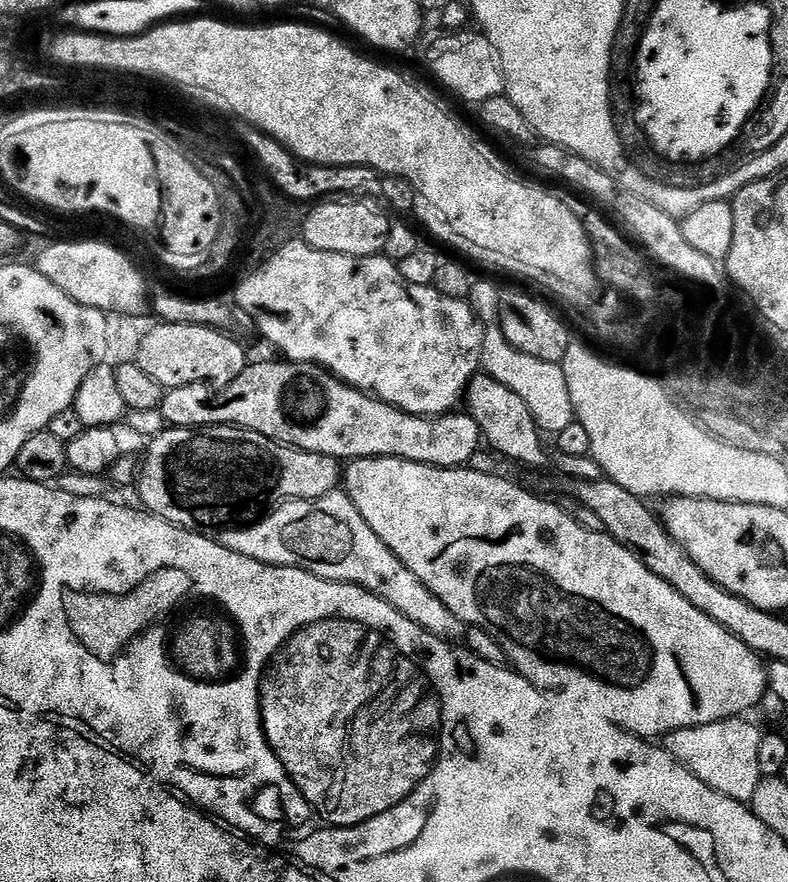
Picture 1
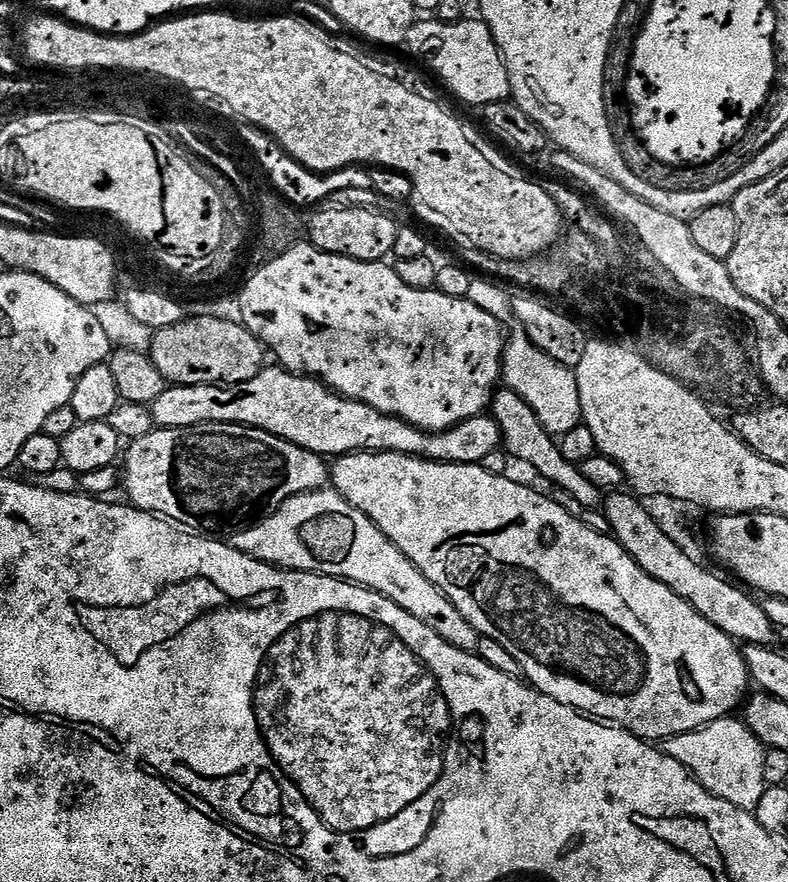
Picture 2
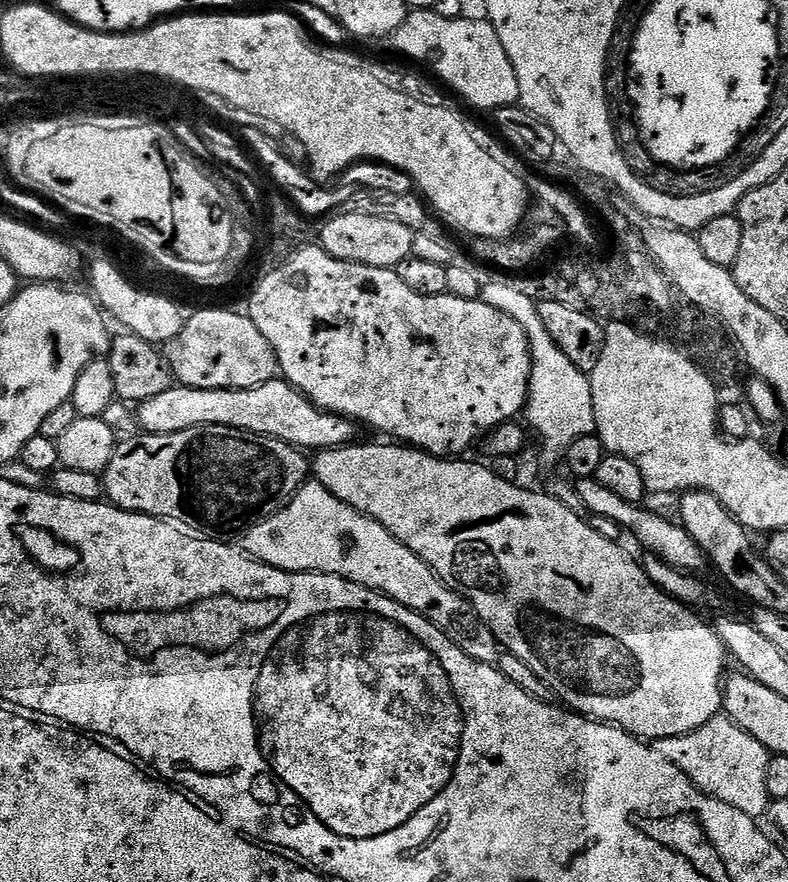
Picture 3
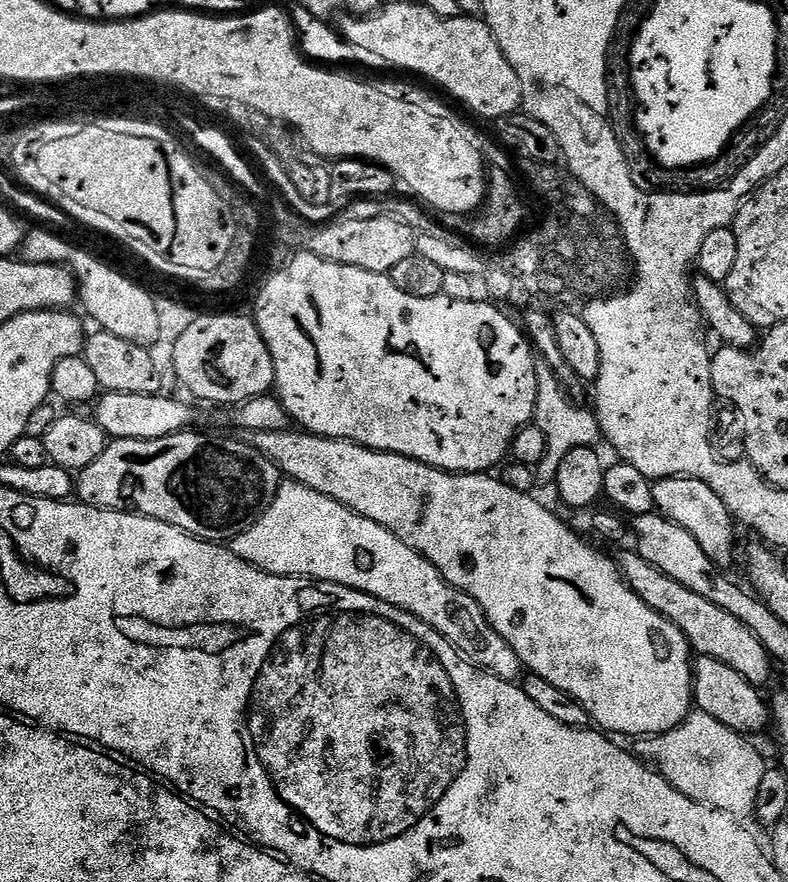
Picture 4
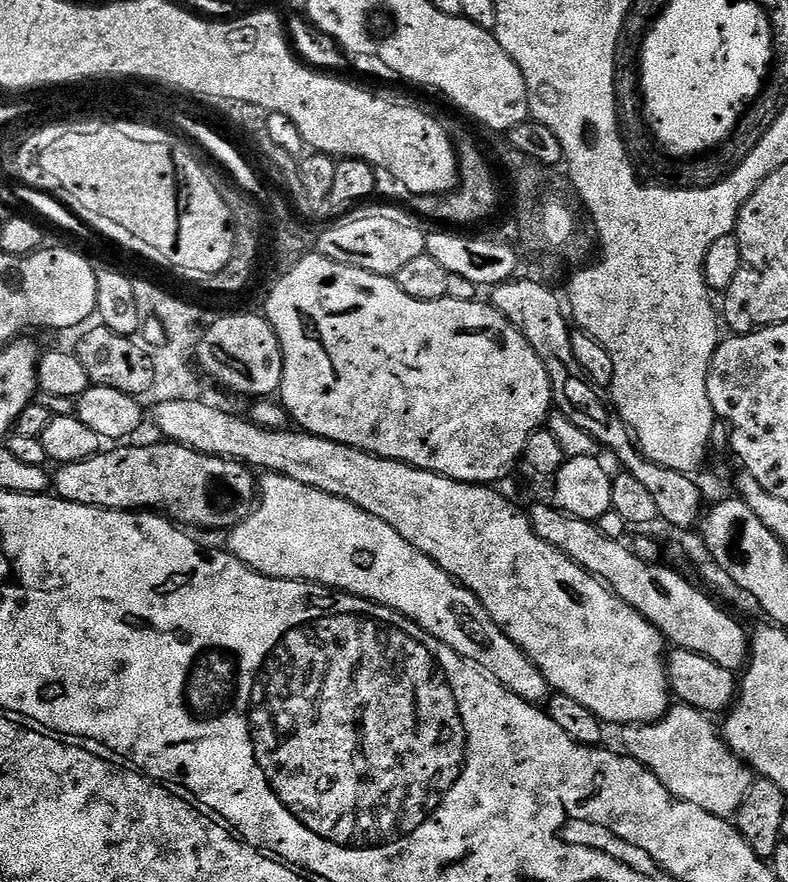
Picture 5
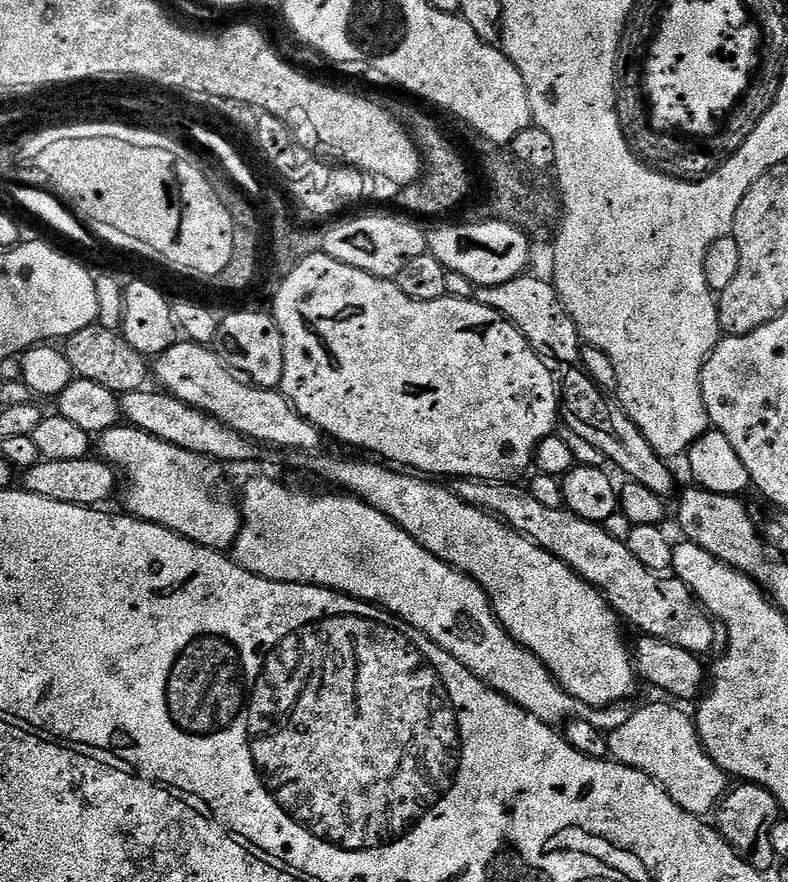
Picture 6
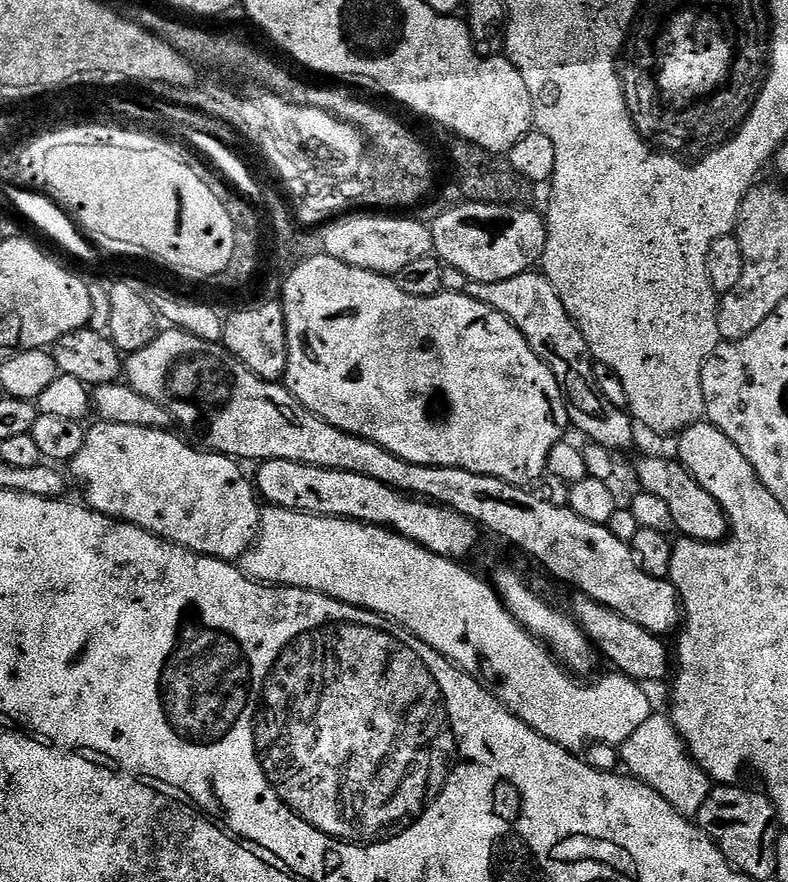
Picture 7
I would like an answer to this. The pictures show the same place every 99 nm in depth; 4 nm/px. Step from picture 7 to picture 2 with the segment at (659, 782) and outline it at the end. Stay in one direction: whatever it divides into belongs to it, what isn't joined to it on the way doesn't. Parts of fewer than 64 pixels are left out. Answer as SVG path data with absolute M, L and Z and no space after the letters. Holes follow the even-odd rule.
M743 719L715 720L705 728L695 728L692 732L670 736L663 741L662 751L670 758L682 762L682 766L710 794L751 813L755 813L758 802L762 802L766 787L762 762L766 748L749 730Z

